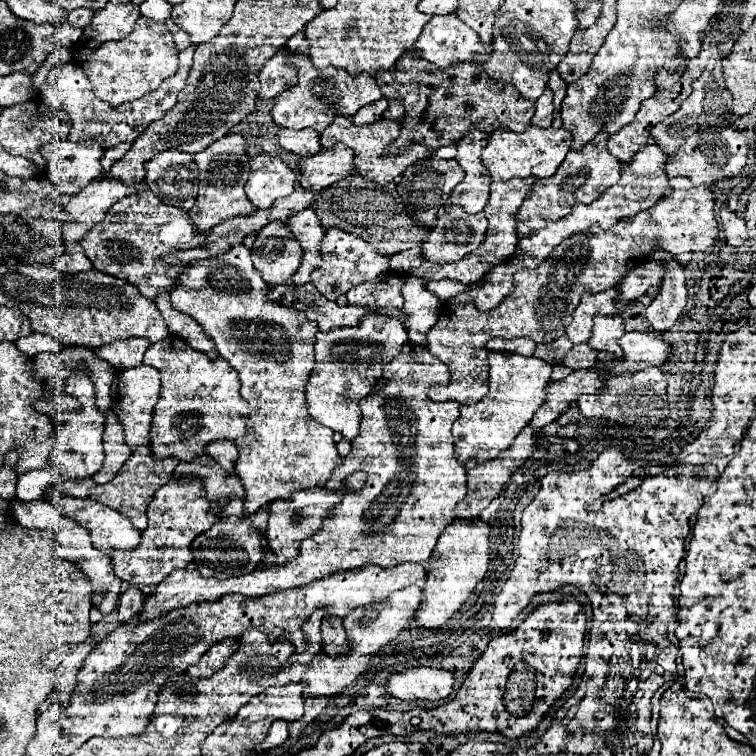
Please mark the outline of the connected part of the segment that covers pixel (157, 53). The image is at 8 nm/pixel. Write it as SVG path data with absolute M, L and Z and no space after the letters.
M141 16L126 38L100 44L80 66L92 86L94 96L108 102L110 106L120 106L158 90L162 80L176 72L178 50L174 48L174 40L164 24L152 24Z

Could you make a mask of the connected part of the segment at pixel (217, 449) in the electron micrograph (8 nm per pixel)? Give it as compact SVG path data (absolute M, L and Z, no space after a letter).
M214 440L206 444L206 454L212 456L226 472L232 472L240 450L232 440Z

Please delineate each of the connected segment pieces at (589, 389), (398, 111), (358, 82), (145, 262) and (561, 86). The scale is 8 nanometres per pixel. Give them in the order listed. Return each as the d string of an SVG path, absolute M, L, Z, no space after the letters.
M578 370L560 382L550 382L544 392L546 394L544 404L538 408L538 412L526 426L530 426L532 430L544 428L546 424L554 422L562 412L566 412L566 408L572 402L576 402L580 394L594 394L598 388L602 388L602 384L604 378L600 378L592 370L590 372Z
M390 100L390 108L384 112L384 120L394 120L394 122L400 122L404 116L404 108L402 104L398 104L398 100Z
M292 54L288 56L288 62L298 68L298 84L288 86L286 92L280 92L274 98L270 116L278 126L294 130L312 128L316 132L322 132L322 128L326 128L326 124L330 124L336 114L352 116L362 106L382 98L382 92L372 76L350 76L346 70L334 66L320 70L312 64L312 58L308 54Z
M144 190L116 202L110 208L110 216L92 226L80 240L80 246L96 270L130 280L146 298L154 298L158 292L170 292L170 286L174 286L182 268L182 264L160 262L160 256L172 250L202 246L202 242L204 234L194 228L186 210L166 206L152 190Z
M554 68L554 72L550 72L548 88L550 88L552 94L554 94L554 114L558 114L560 108L562 108L562 98L564 98L564 94L566 94L566 80L562 80L562 76L558 74L556 68Z

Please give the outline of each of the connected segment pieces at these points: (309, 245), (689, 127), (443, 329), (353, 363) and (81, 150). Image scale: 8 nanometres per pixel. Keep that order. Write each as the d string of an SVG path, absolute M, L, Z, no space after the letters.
M312 206L290 216L286 220L286 224L290 226L294 238L300 242L300 246L304 250L302 264L300 264L298 272L292 276L292 284L300 286L300 284L310 282L310 272L314 268L318 268L318 264L320 264L320 258L316 258L316 256L320 254L320 242L324 238L324 228Z
M722 66L704 72L692 82L692 94L680 104L680 108L650 130L654 144L658 144L658 148L668 156L664 164L668 178L688 176L694 184L710 184L742 172L746 166L748 144L740 132L730 128L730 108L732 100L722 80Z
M708 186L674 188L668 198L658 200L650 210L622 218L608 230L592 228L590 232L570 236L570 240L558 244L550 254L550 260L544 260L538 268L516 272L512 292L490 312L478 312L474 304L441 310L434 328L430 328L426 348L450 368L452 384L432 386L428 396L434 402L480 402L488 392L488 384L474 384L474 360L480 360L478 370L486 370L484 346L490 338L528 336L538 344L560 338L572 320L572 312L580 304L580 298L586 292L598 294L612 288L630 264L642 264L646 260L650 244L658 244L658 248L666 248L670 254L678 256L684 252L706 250L716 238L718 222L714 218L714 194Z
M368 314L358 326L332 328L330 332L318 332L314 350L316 364L306 386L306 406L314 420L340 432L346 440L358 434L360 412L358 400L370 394L370 384L382 376L382 368L402 352L408 340L404 326L390 316Z
M54 140L42 146L42 156L48 162L48 178L54 182L54 186L64 194L78 194L88 182L98 178L102 174L100 158L104 154L104 148L96 140Z

